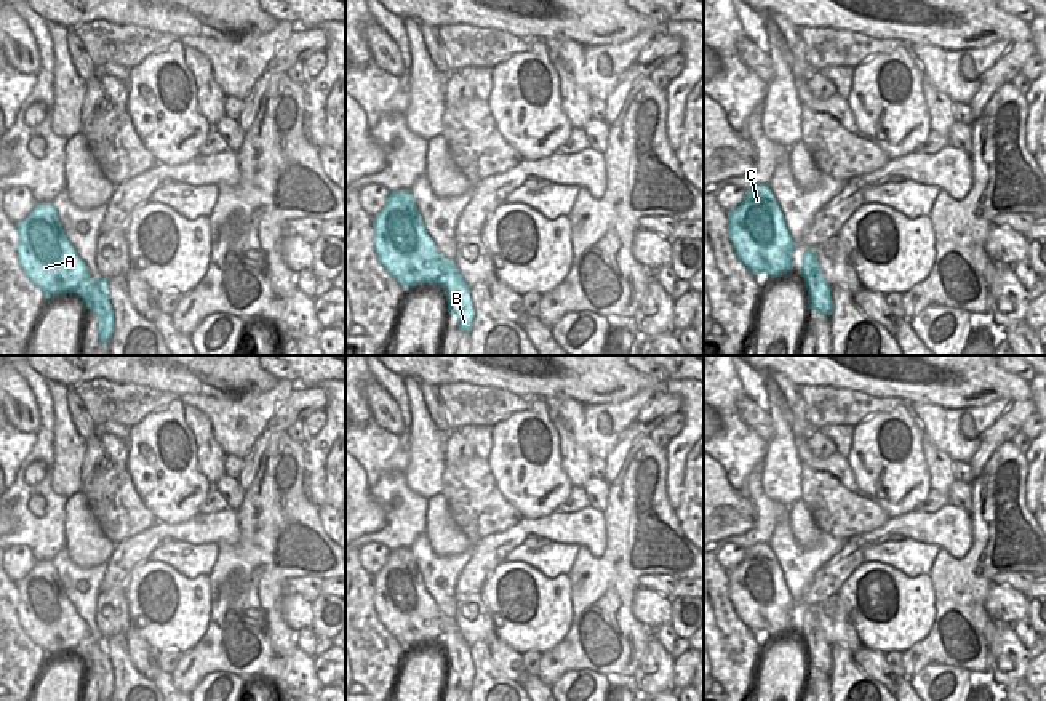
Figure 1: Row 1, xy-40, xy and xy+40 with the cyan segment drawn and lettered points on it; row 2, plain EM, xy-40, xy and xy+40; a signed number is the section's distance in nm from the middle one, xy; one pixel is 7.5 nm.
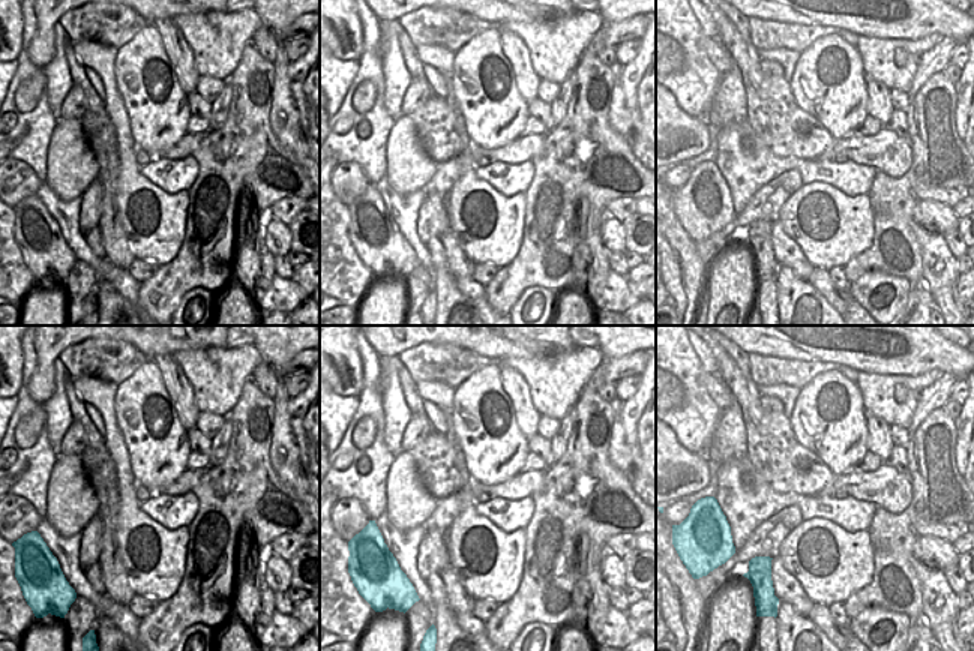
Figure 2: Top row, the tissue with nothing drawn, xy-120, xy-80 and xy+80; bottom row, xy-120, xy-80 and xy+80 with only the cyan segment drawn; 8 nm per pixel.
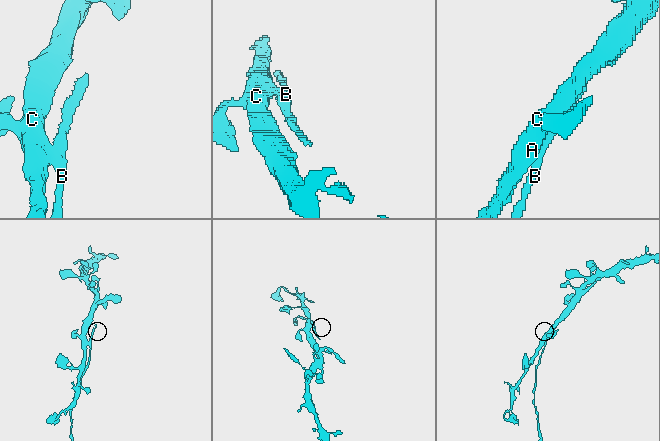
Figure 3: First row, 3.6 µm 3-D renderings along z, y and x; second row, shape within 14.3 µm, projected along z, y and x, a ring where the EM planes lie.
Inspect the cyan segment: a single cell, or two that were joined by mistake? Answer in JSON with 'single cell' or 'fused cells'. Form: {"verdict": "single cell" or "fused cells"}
{"verdict": "fused cells"}

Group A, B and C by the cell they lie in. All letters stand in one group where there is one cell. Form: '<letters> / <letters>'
A C / B

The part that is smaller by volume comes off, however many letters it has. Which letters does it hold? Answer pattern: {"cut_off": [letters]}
{"cut_off": ["B"]}

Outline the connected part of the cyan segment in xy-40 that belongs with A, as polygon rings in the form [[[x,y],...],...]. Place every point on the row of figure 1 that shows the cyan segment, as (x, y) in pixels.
[[[51,202],[35,203],[16,230],[18,262],[48,299],[59,293],[75,293],[82,299],[86,296],[82,285],[91,275],[66,237]]]

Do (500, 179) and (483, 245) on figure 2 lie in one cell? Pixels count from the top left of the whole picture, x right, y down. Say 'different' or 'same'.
different

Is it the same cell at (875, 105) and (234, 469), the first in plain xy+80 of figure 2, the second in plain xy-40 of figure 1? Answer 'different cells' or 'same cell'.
different cells

